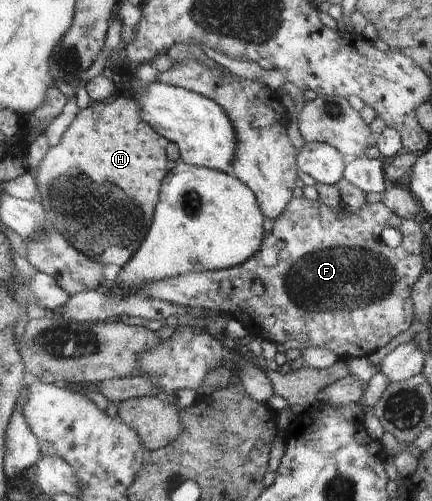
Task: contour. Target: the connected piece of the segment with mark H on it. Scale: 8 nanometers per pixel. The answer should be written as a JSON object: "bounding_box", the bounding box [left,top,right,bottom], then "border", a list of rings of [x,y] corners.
{"bounding_box":[34,98,169,267],"border":[[[134,98],[91,101],[87,108],[80,109],[59,143],[48,149],[34,174],[47,222],[78,252],[86,254],[94,262],[123,267],[136,254],[152,224],[162,180],[169,171],[168,143],[140,118],[139,106]]]}

